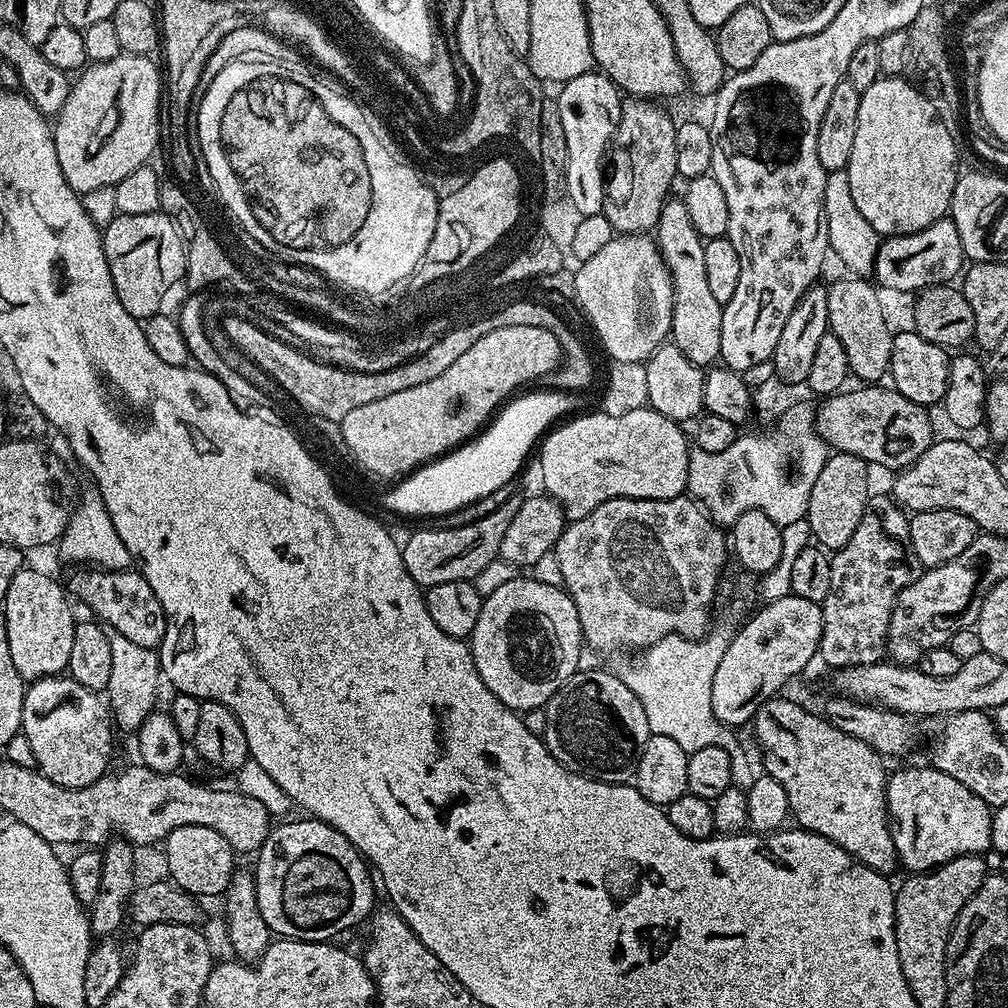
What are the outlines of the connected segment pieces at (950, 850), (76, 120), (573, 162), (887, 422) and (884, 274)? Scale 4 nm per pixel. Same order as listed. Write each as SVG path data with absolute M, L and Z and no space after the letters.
M904 768L901 772L893 771L888 777L888 827L892 829L897 861L903 867L905 864L909 873L931 872L959 856L979 856L989 851L992 814L993 809L982 802L978 794L966 790L962 782L937 768Z
M121 54L118 58L110 58L110 62L89 63L69 87L66 102L55 117L52 137L54 150L58 154L58 166L62 166L66 182L77 194L98 190L101 186L114 186L122 182L126 174L134 174L134 170L145 167L151 161L148 159L151 158L156 143L162 140L162 72L157 61L156 64L154 61L152 56Z
M599 70L578 74L578 78L563 81L560 94L555 97L565 130L566 154L565 186L567 200L577 208L580 216L598 214L604 210L606 157L610 152L616 122L620 119L622 93L610 77Z
M856 386L841 390L825 399L824 404L814 412L814 427L816 434L827 442L829 449L854 454L858 458L868 461L869 465L881 464L884 468L903 470L909 468L914 461L934 442L932 436L932 420L928 417L929 409L918 402L910 402L891 386Z
M945 218L926 226L926 230L918 230L914 234L881 239L871 275L881 289L893 288L896 292L918 294L922 289L932 288L935 284L955 281L955 276L957 275L957 279L961 275L965 264L958 226L954 226L950 218Z

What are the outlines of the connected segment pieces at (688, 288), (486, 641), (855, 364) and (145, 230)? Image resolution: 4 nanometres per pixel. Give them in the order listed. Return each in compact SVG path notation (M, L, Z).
M672 198L664 205L654 229L654 239L660 248L660 256L668 267L674 290L672 307L671 343L675 344L690 362L701 366L712 366L720 360L722 350L722 314L724 309L710 295L706 265L704 264L704 237L694 230L690 222L690 210L686 210L683 199Z
M517 578L498 586L494 594L483 597L484 605L478 614L478 626L474 626L470 647L478 678L486 682L486 690L517 714L532 708L543 708L552 695L576 673L586 641L580 629L578 610L563 587L546 586L531 578Z
M864 278L848 279L852 280L836 280L827 285L828 327L846 350L849 373L860 382L880 382L889 375L892 366L894 332L884 321L884 304L876 297L877 285Z
M161 211L150 214L126 214L125 216L118 214L109 224L103 225L102 235L106 262L110 266L110 278L114 282L118 302L126 306L126 314L130 314L135 320L141 322L150 316L157 315L162 294L174 282L185 279L186 245L180 229L177 228L177 221Z

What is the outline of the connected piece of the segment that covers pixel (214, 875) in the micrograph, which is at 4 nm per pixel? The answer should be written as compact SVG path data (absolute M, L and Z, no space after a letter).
M178 826L178 830L174 830L162 842L162 848L171 883L197 898L223 897L238 863L230 842L226 842L218 830L210 830L210 826Z

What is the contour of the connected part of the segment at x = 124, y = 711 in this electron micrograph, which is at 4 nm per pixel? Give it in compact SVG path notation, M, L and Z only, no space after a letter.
M106 627L106 639L110 642L110 682L106 689L106 703L115 727L136 734L157 707L156 695L162 685L160 658L153 649L137 646L113 628Z

